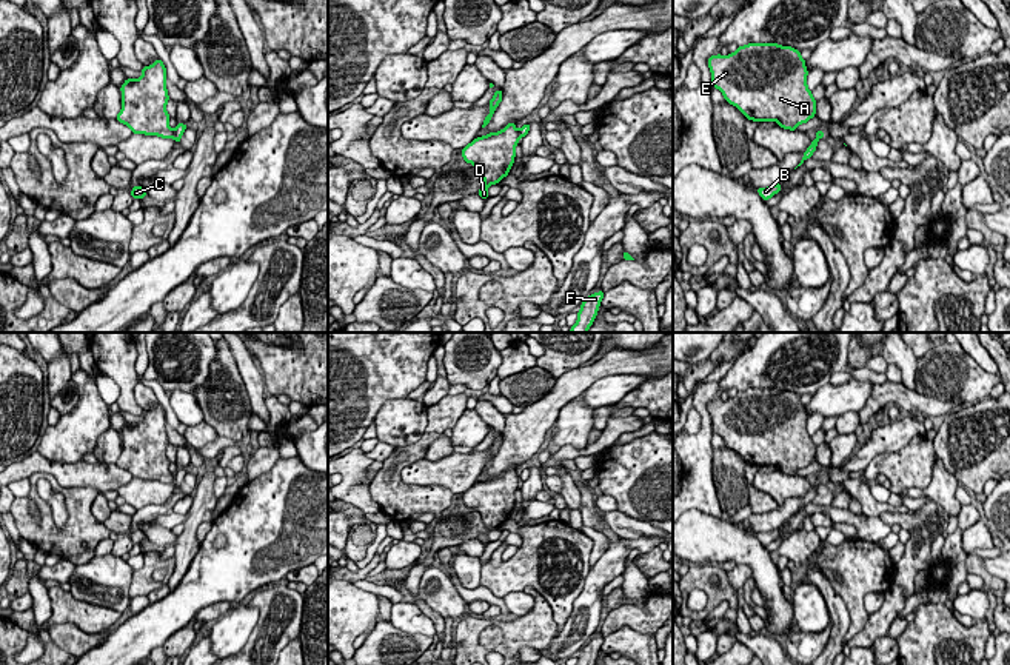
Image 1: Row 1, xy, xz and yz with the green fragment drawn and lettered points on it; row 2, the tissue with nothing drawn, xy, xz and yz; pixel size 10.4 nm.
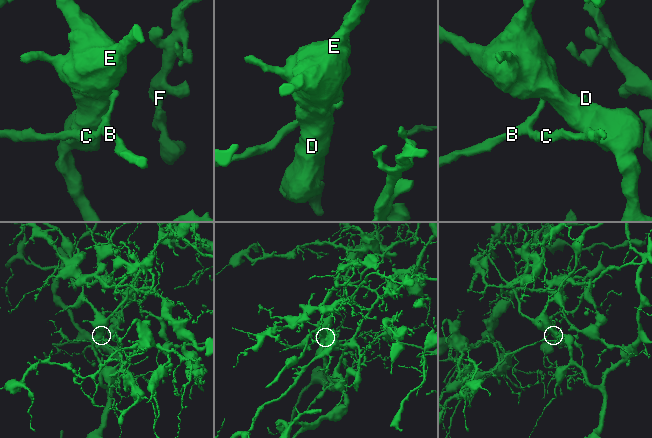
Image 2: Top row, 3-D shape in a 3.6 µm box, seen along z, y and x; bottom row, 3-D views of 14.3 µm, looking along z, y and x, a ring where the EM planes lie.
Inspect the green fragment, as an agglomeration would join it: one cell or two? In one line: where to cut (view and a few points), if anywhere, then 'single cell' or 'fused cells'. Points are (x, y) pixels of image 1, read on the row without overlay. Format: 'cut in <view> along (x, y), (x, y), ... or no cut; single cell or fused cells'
cut in xy along (174, 476), (171, 482); fused cells

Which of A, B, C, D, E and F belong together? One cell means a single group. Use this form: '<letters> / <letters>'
A D E / B C F

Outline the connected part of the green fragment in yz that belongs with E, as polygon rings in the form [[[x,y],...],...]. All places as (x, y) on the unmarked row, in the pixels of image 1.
[[[748,388],[728,400],[711,400],[707,408],[713,433],[745,463],[773,465],[796,476],[816,459],[816,445],[807,431],[808,416],[799,397],[778,388]]]

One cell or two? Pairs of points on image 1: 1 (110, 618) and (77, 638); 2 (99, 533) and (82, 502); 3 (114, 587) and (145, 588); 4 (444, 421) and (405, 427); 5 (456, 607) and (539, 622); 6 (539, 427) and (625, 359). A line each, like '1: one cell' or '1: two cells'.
1: two cells
2: one cell
3: two cells
4: two cells
5: two cells
6: one cell

